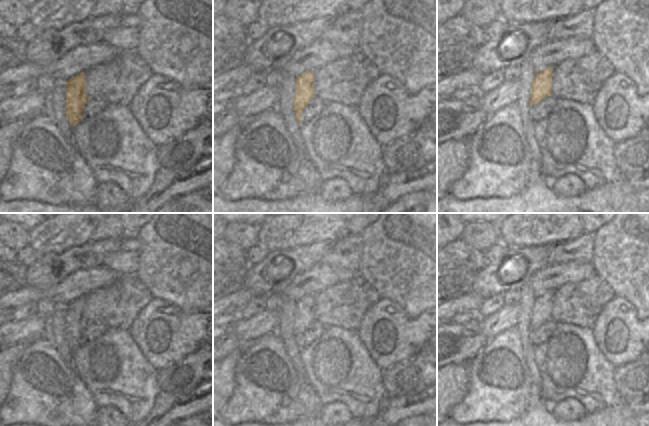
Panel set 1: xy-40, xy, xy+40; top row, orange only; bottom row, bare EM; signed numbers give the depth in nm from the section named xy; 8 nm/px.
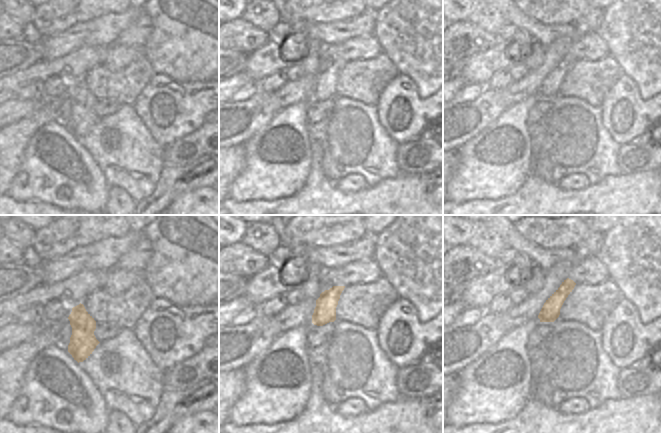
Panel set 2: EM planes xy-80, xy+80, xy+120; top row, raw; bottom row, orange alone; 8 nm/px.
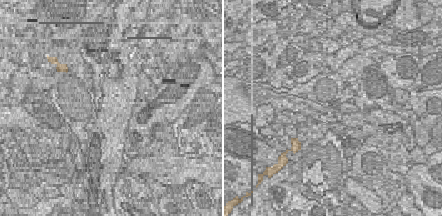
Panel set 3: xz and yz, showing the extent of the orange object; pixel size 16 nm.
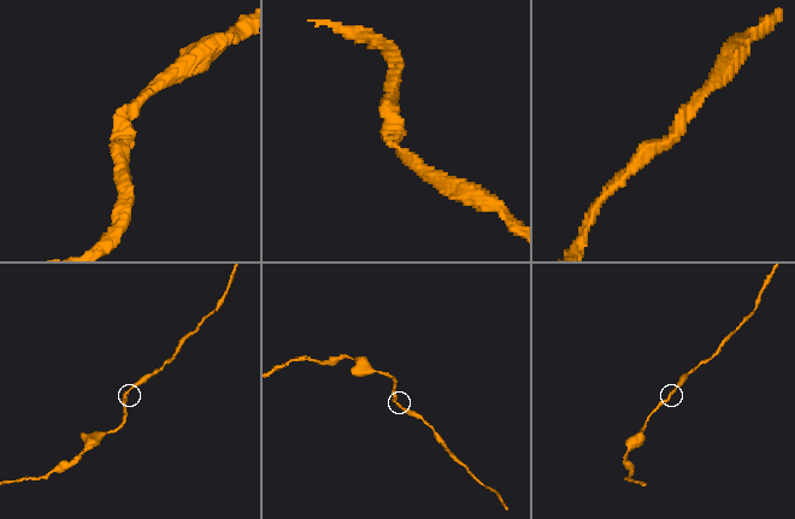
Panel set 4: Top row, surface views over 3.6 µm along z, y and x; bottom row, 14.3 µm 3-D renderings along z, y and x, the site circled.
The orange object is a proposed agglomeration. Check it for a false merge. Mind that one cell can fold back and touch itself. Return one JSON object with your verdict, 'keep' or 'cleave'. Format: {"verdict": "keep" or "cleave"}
{"verdict": "keep"}

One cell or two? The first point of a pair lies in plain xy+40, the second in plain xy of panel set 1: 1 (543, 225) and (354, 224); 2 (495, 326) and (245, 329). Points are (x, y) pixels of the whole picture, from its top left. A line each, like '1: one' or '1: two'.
1: two
2: one

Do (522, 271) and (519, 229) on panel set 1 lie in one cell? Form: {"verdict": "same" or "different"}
{"verdict": "different"}

